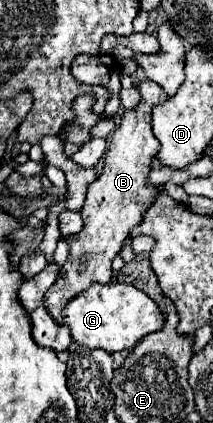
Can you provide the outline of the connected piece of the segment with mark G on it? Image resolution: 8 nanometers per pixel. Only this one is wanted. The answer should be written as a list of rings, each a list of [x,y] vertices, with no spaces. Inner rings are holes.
[[[125,283],[91,285],[85,293],[77,295],[77,299],[69,301],[69,305],[63,309],[63,319],[71,329],[73,341],[89,349],[101,347],[109,353],[131,349],[143,337],[161,331],[165,325],[165,317],[155,301],[137,287]]]

